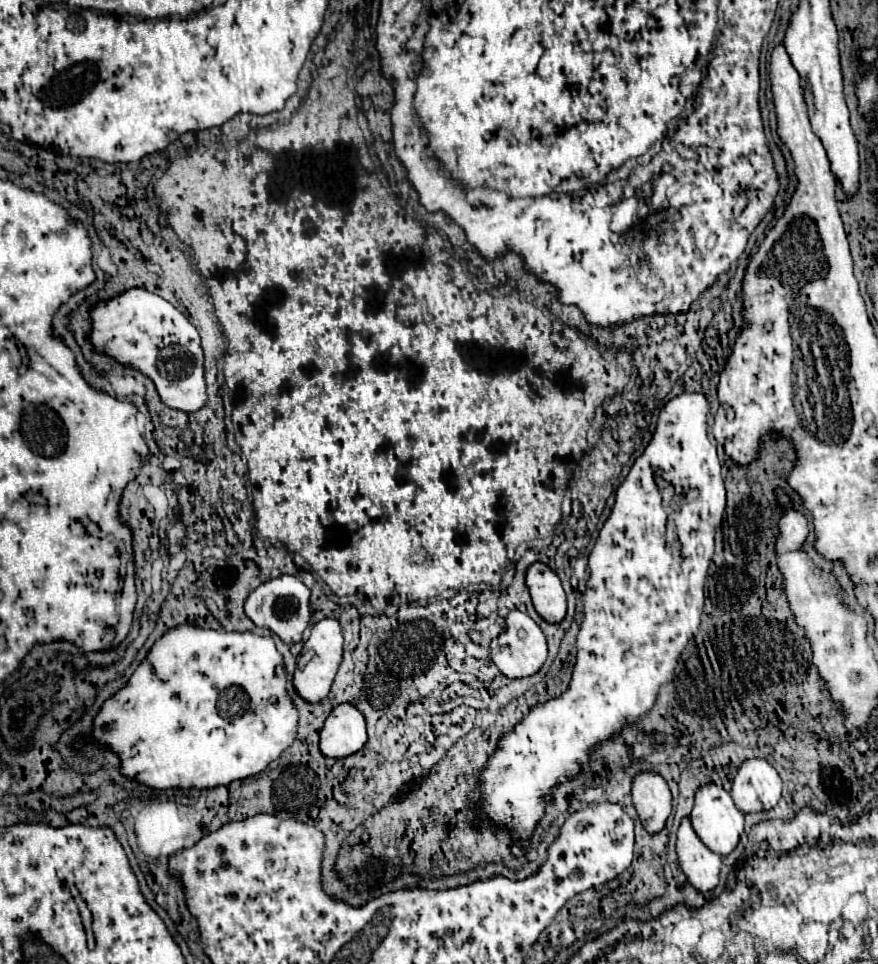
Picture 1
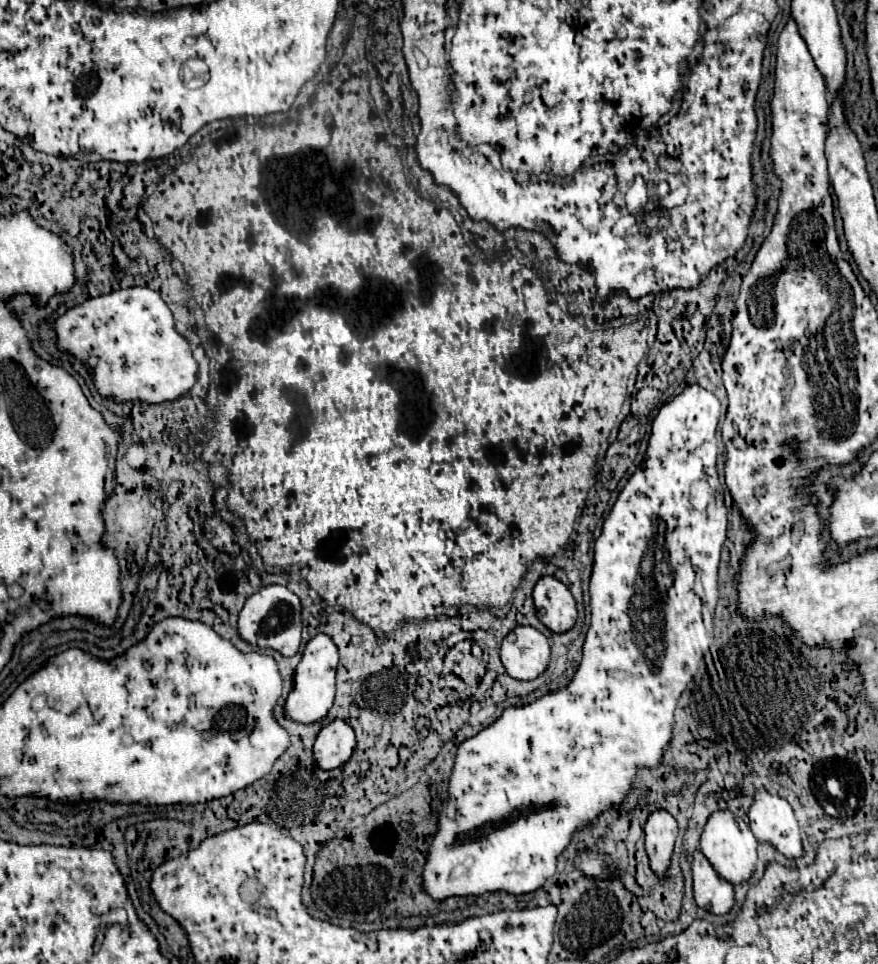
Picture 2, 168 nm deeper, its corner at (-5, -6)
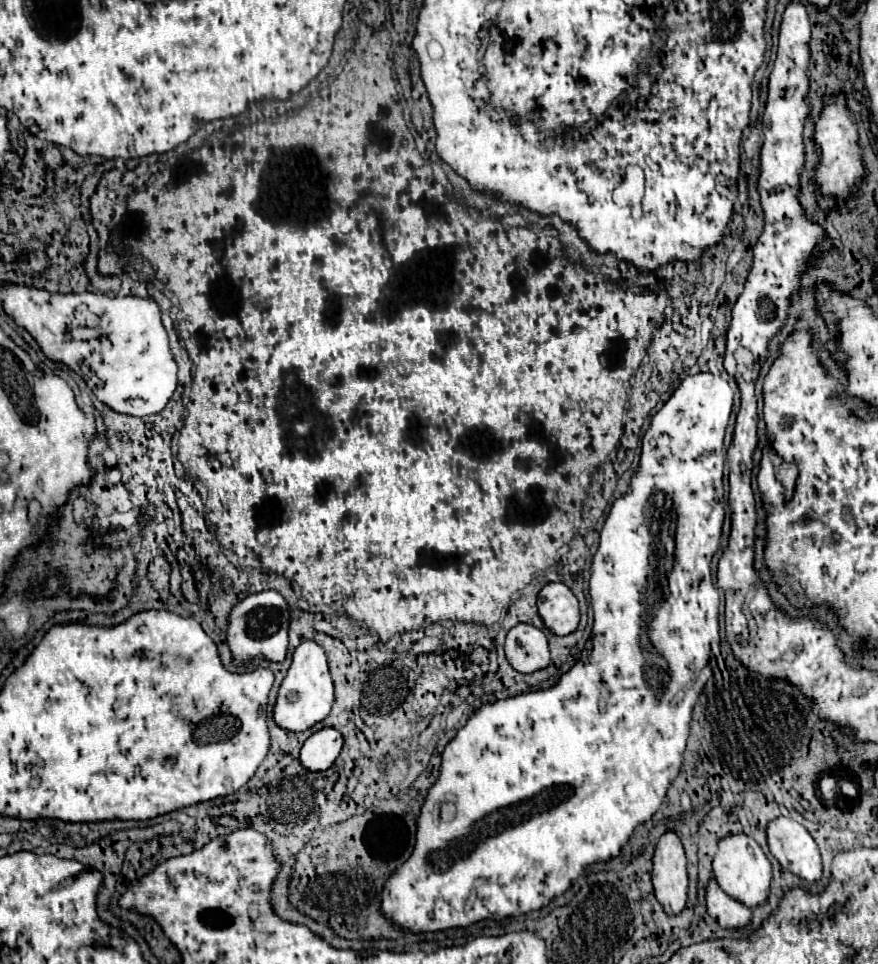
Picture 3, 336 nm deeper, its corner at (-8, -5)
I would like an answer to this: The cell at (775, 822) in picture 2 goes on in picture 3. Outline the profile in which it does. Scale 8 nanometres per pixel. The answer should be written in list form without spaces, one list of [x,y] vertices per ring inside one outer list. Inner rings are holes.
[[[776,817],[766,827],[766,839],[770,853],[780,861],[784,869],[806,881],[820,879],[820,851],[804,825],[790,817]]]

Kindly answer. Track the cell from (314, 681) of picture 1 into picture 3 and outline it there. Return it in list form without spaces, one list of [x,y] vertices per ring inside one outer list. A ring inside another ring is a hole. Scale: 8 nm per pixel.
[[[302,641],[292,657],[292,665],[280,685],[278,699],[274,705],[274,721],[288,731],[306,731],[312,725],[326,719],[334,705],[334,685],[330,677],[328,657],[320,643]]]

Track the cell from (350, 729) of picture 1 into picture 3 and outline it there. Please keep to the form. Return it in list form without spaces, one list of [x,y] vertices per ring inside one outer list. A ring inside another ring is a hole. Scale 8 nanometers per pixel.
[[[324,727],[304,743],[300,763],[310,771],[326,771],[338,759],[342,747],[342,733],[334,727]]]

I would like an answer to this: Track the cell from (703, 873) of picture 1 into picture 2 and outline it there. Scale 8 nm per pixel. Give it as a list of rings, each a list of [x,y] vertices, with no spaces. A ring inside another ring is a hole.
[[[695,852],[691,870],[697,906],[711,914],[729,914],[735,906],[733,886],[715,876],[715,868],[711,868],[711,864],[701,852]]]

